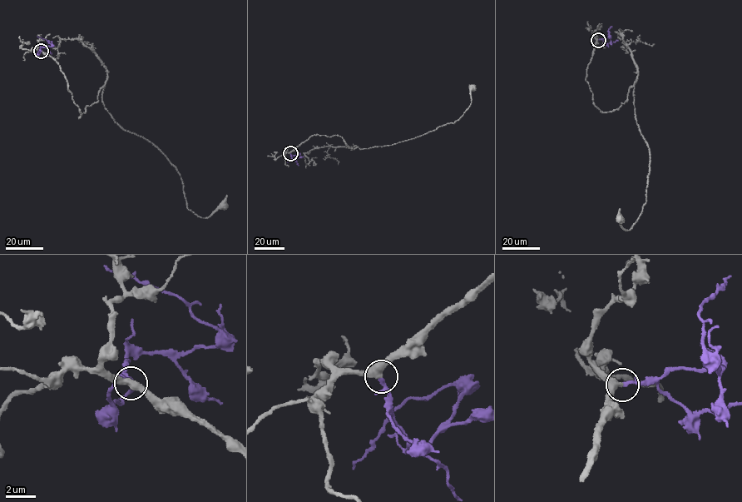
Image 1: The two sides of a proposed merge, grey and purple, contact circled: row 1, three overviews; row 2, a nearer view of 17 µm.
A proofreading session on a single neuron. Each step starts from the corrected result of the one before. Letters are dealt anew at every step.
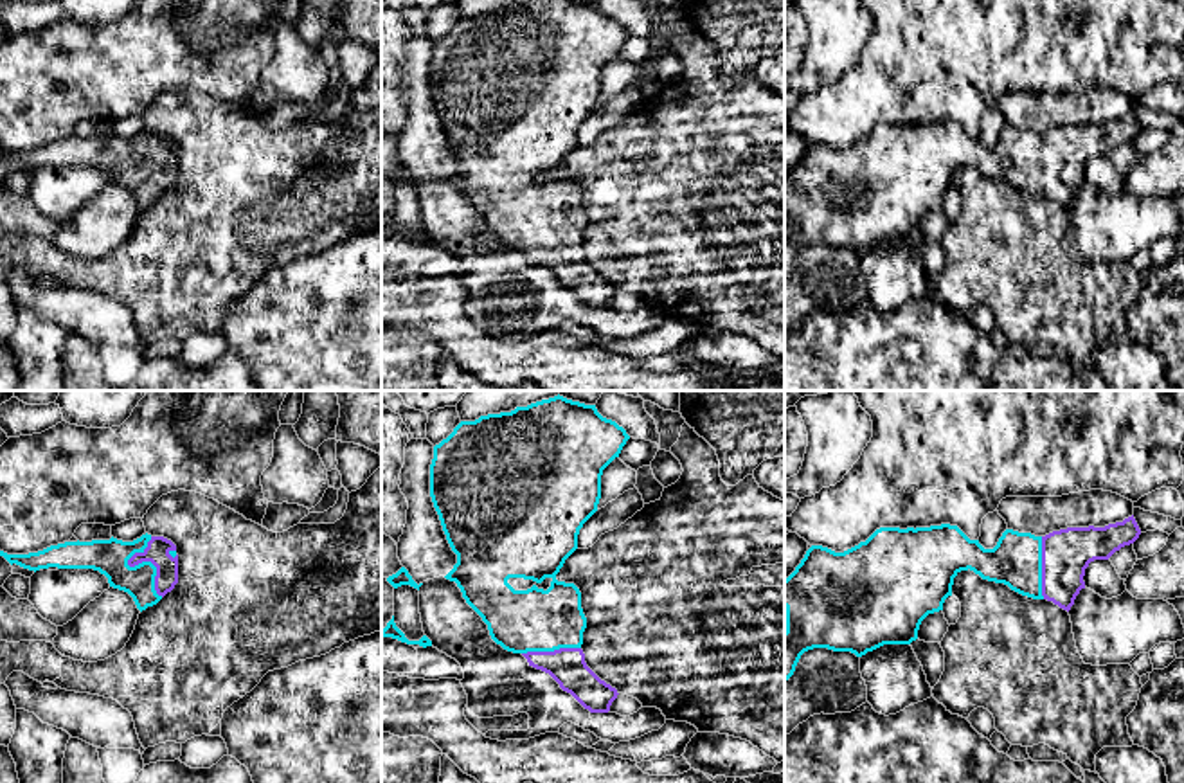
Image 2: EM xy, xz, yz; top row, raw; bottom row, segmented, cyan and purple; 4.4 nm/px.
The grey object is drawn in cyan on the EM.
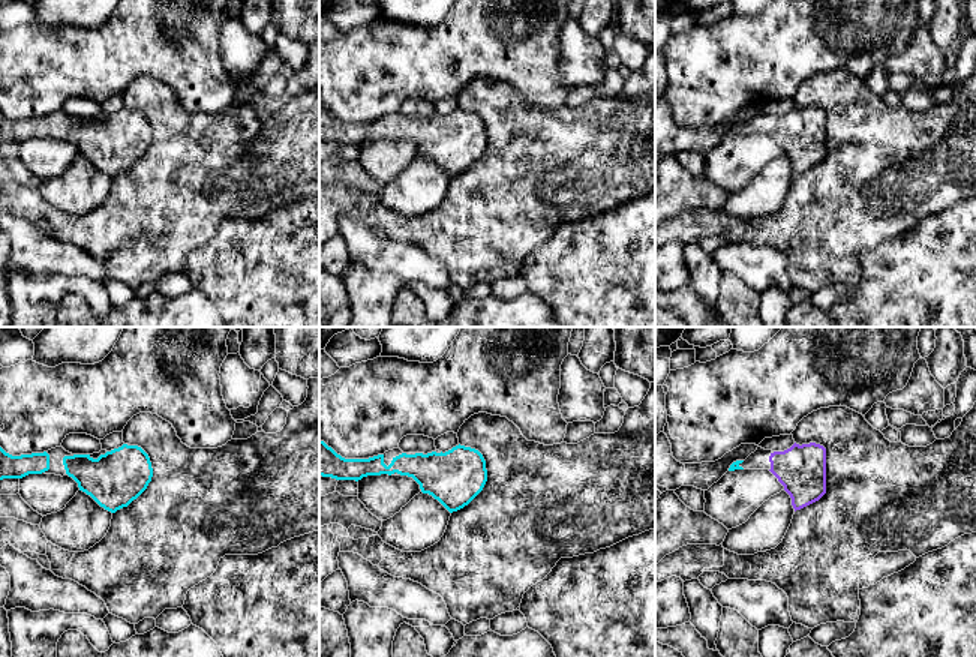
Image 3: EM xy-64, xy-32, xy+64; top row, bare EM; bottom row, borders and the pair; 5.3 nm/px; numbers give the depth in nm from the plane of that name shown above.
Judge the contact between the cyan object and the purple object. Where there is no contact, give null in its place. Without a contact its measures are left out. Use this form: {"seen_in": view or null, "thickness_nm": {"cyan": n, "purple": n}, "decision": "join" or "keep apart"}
{"seen_in": "xy", "thickness_nm": {"cyan": 160, "purple": 110}, "decision": "join"}

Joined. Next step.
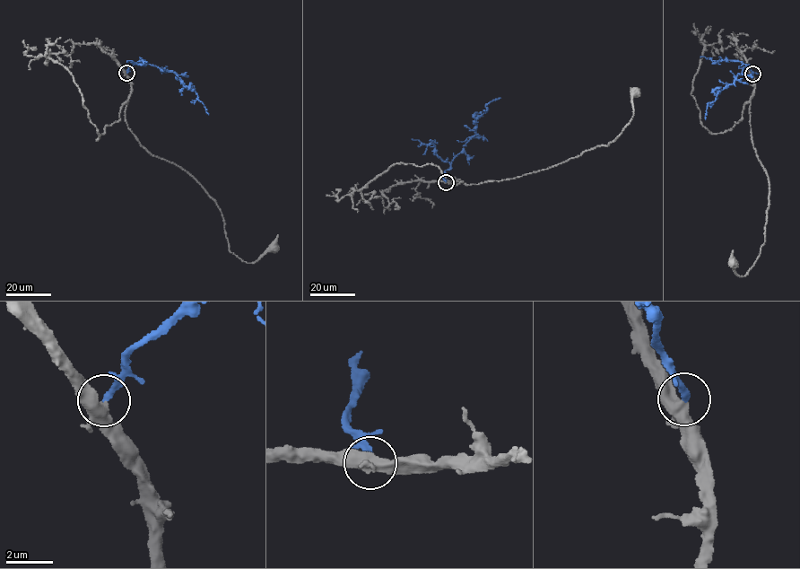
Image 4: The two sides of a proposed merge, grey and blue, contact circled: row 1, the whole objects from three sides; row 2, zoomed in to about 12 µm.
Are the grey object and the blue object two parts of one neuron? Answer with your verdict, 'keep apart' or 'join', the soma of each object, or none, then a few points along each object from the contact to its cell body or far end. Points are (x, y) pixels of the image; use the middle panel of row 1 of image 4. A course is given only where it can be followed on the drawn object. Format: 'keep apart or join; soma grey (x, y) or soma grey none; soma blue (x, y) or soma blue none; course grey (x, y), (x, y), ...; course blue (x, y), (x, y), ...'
join; soma grey (635, 91); soma blue none; course grey (446, 182), (461, 181), (468, 185), (511, 179), (555, 166), (598, 146), (608, 145), (630, 123), (635, 91); course blue (446, 182), (443, 178), (445, 170), (475, 135), (475, 120), (487, 111), (485, 105), (500, 98)

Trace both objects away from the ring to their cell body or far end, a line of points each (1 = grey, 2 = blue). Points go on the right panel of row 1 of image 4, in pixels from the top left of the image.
1: (752, 74), (755, 83), (749, 111), (752, 141), (769, 184), (764, 243), (747, 275), (737, 275), (732, 263)
2: (752, 74), (749, 65), (745, 65), (734, 83), (718, 90), (716, 99), (708, 103), (706, 119)

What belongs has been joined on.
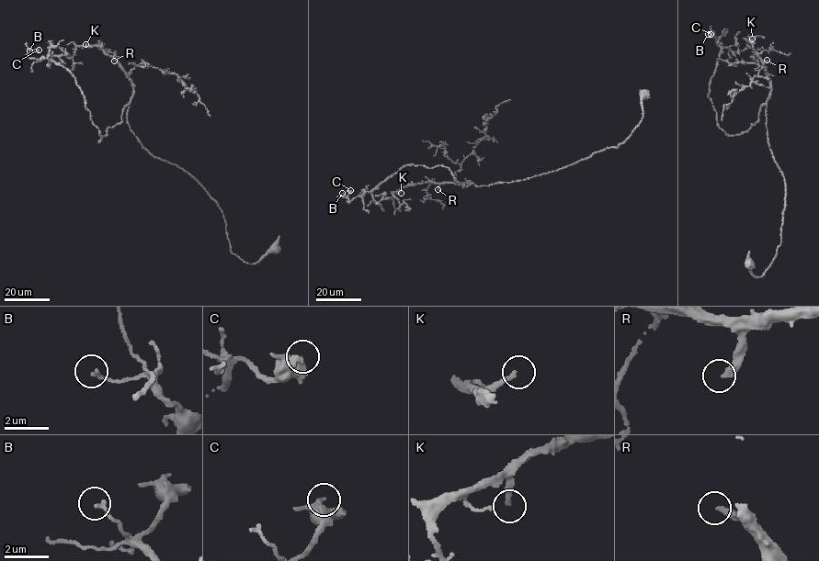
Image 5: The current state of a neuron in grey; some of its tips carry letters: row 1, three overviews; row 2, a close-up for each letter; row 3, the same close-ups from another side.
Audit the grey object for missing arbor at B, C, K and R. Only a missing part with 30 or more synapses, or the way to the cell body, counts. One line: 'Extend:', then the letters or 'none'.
Extend: R

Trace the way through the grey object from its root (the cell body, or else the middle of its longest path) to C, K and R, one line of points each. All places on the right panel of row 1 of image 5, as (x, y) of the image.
C: (748, 263), (762, 276), (780, 243), (785, 181), (766, 105), (746, 131), (719, 127), (710, 34)
K: (748, 263), (758, 277), (769, 266), (780, 243), (786, 194), (767, 138), (771, 84), (747, 41), (752, 39)
R: (748, 263), (758, 277), (769, 266), (780, 243), (785, 202), (784, 178), (767, 138), (767, 60)

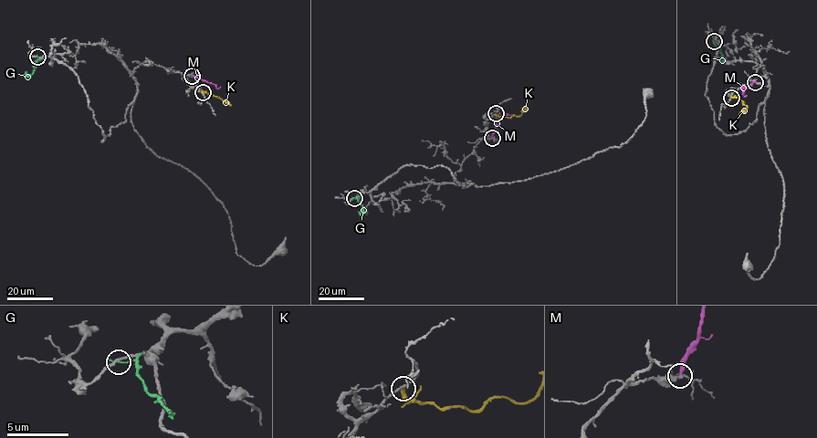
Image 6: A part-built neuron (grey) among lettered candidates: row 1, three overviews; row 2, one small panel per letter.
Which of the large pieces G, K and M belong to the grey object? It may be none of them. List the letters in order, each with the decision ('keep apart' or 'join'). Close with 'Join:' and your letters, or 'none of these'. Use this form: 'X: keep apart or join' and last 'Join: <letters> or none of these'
G: keep apart
K: keep apart
M: keep apart
Join: none of these

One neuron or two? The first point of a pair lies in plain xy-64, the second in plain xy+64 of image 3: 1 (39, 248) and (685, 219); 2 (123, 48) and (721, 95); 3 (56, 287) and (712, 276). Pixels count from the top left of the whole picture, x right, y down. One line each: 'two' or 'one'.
1: two
2: one
3: one

